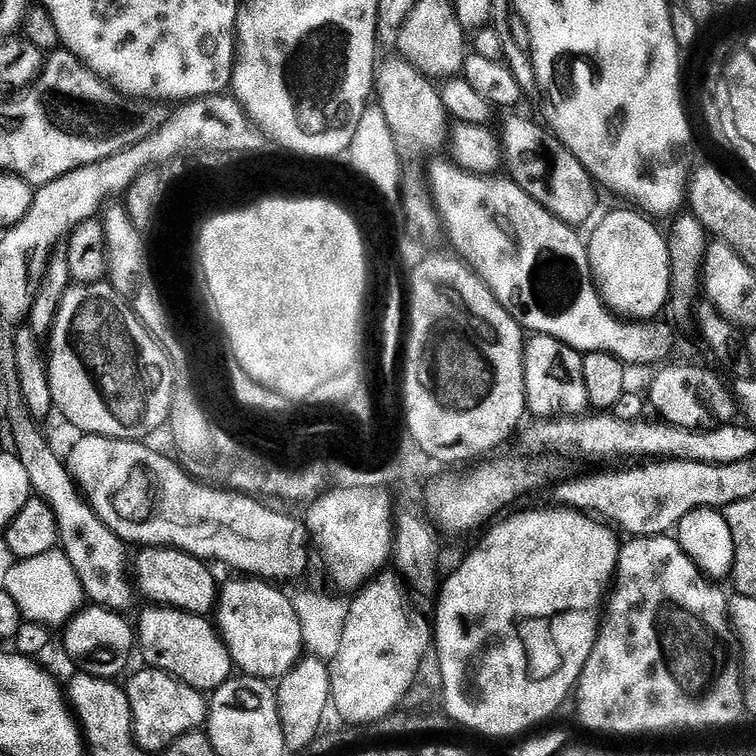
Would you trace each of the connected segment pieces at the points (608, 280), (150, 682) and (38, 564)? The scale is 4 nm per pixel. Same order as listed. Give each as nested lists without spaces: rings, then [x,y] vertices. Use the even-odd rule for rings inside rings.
[[[623,206],[617,212],[608,212],[604,217],[601,215],[599,217],[600,225],[592,232],[592,237],[587,237],[586,243],[588,245],[588,261],[592,267],[592,278],[596,285],[596,291],[599,292],[601,298],[604,300],[605,306],[607,306],[608,311],[615,314],[617,317],[623,318],[628,322],[652,322],[657,318],[656,315],[664,308],[664,303],[667,302],[668,298],[673,295],[672,293],[672,272],[671,272],[671,260],[670,260],[670,250],[668,249],[668,238],[663,231],[661,233],[655,228],[653,221],[649,219],[643,211],[633,210],[631,207]]]
[[[141,667],[141,672],[136,672],[126,683],[126,691],[130,698],[130,710],[132,711],[132,733],[136,736],[136,743],[144,749],[145,753],[163,753],[164,749],[171,746],[175,740],[182,738],[188,732],[194,732],[205,727],[208,719],[209,701],[205,693],[197,688],[191,688],[176,680],[170,674],[166,674],[157,668]]]
[[[53,550],[48,553],[39,554],[37,557],[16,560],[13,565],[13,568],[5,574],[2,586],[10,594],[10,598],[14,598],[14,602],[18,602],[18,610],[25,621],[45,625],[49,629],[56,630],[59,624],[59,628],[67,625],[85,607],[86,597],[83,586],[78,580],[74,566],[70,564],[67,554],[63,551]]]

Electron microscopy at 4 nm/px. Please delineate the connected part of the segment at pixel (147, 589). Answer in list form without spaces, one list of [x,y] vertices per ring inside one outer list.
[[[145,547],[141,552],[144,553],[134,560],[134,580],[139,591],[144,591],[152,599],[149,601],[153,605],[180,608],[195,616],[208,616],[217,607],[218,583],[205,561],[178,548]]]

